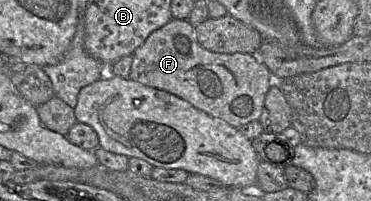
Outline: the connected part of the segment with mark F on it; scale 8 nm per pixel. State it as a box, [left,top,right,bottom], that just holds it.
[131,18,275,128]

